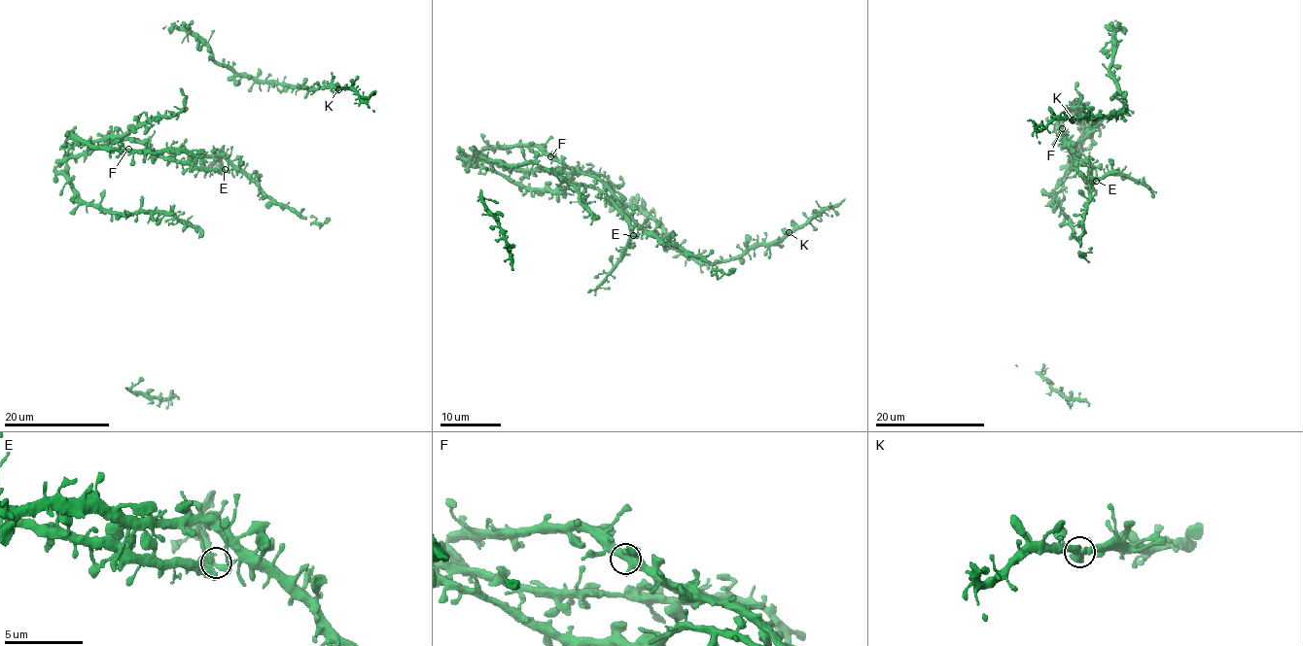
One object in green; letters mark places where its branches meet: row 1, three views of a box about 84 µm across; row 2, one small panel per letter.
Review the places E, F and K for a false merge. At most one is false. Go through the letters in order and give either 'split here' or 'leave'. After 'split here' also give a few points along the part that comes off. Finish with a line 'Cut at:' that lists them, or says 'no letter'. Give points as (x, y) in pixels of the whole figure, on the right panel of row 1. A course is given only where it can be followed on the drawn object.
E: leave
F: leave
K: leave
Cut at: no letter

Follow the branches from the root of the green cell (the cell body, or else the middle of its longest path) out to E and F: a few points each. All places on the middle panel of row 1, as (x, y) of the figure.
E: (491, 171), (542, 190), (562, 191), (573, 185), (599, 187), (608, 194), (630, 224), (633, 235)
F: (491, 171), (542, 190), (562, 191), (573, 185), (595, 183), (593, 177), (565, 168), (550, 156)

